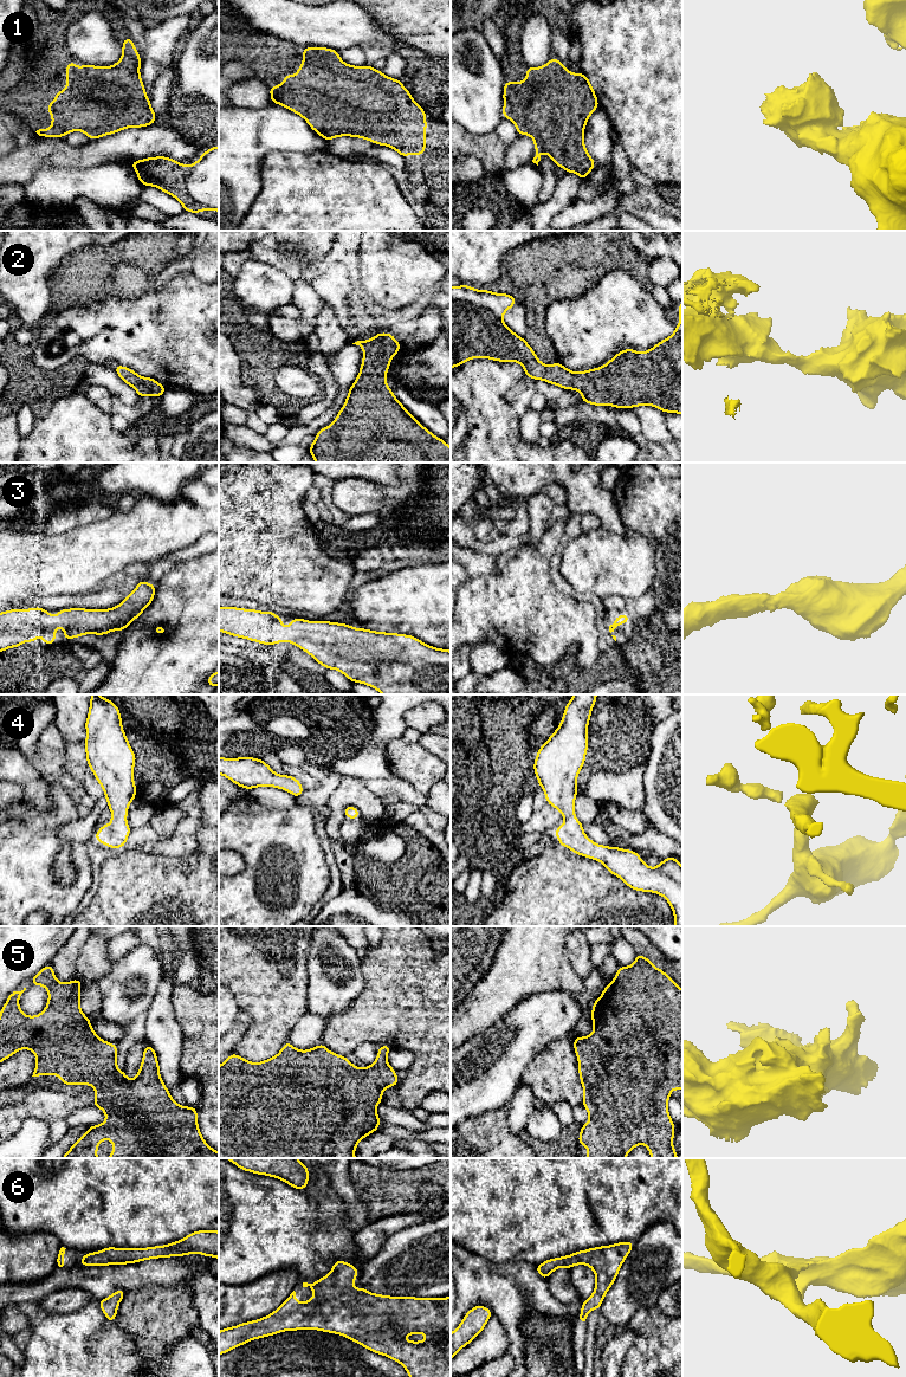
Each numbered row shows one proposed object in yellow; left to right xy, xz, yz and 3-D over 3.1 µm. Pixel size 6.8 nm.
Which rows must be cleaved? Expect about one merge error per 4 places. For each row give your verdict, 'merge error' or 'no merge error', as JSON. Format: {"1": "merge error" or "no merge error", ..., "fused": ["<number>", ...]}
{"1": "no merge error", "2": "no merge error", "3": "no merge error", "4": "no merge error", "5": "no merge error", "6": "no merge error", "fused": []}

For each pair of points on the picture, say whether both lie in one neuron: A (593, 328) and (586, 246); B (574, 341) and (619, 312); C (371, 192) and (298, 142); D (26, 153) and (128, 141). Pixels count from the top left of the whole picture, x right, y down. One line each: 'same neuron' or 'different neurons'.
A: different neurons
B: same neuron
C: different neurons
D: same neuron

